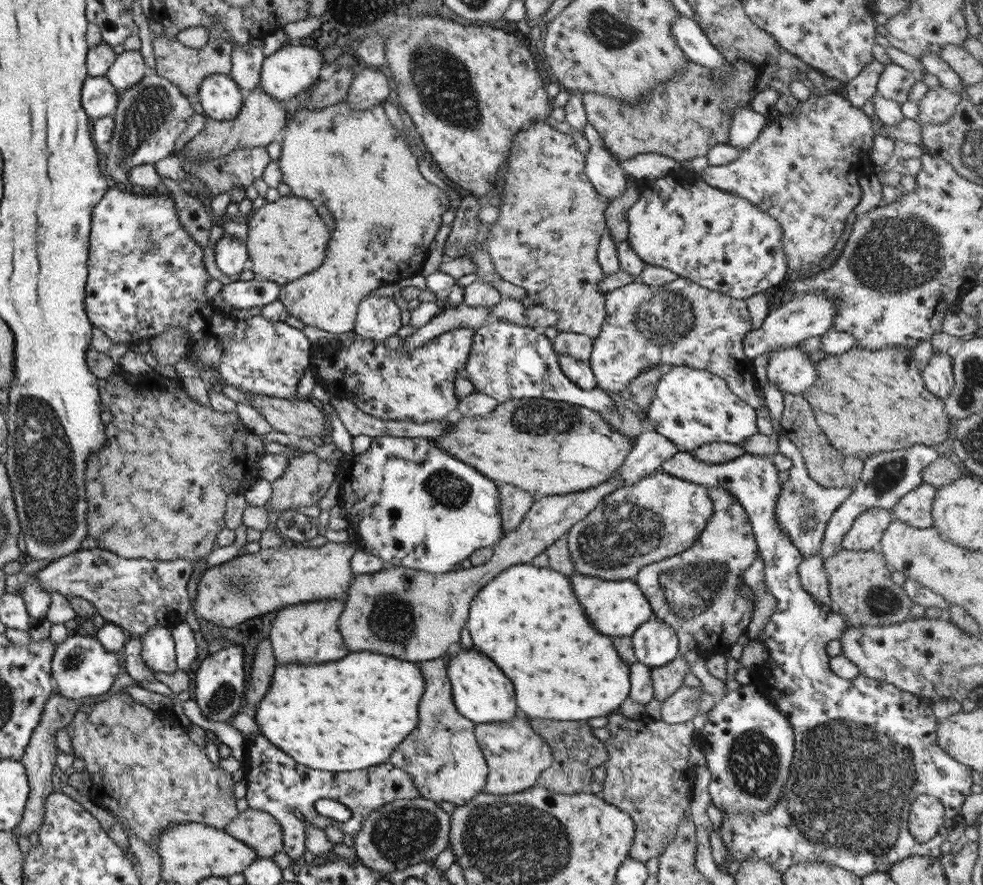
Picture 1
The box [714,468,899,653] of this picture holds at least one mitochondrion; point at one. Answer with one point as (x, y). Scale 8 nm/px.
(805, 522)

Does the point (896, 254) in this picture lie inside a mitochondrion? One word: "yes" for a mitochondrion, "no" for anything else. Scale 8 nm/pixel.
yes

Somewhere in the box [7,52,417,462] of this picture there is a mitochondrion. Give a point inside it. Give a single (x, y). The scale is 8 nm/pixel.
(145, 113)

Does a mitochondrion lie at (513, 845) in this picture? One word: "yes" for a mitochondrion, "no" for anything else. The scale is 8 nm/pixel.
yes

